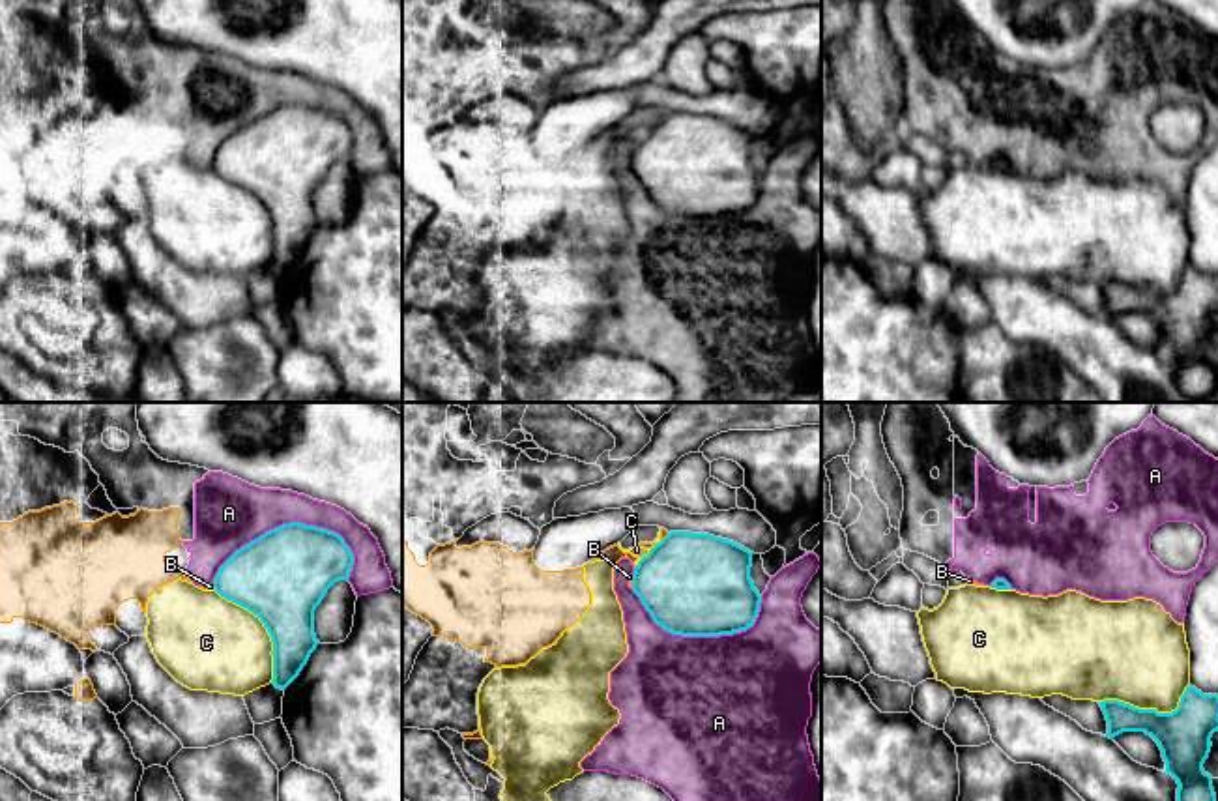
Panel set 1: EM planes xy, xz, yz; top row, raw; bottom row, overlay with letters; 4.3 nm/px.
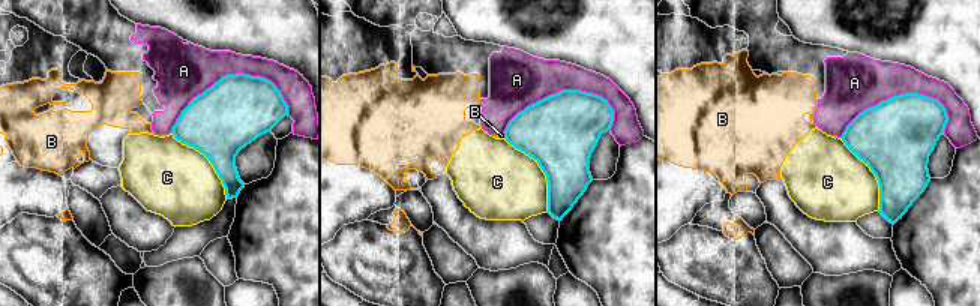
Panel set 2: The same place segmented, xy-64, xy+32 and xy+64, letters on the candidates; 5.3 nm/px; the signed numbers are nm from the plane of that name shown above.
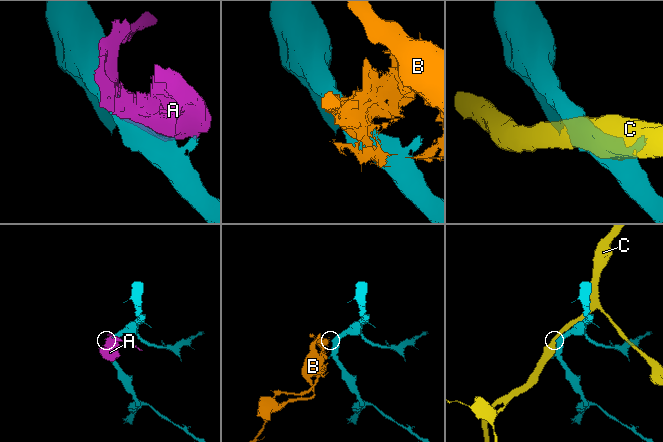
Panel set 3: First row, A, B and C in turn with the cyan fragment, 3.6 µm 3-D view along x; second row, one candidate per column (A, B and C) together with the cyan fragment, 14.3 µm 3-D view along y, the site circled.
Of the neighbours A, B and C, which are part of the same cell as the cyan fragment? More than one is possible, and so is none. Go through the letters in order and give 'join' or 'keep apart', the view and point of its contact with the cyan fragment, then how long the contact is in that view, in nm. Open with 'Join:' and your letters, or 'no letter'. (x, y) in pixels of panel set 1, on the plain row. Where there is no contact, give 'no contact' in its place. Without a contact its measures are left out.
Join: no letter
A: keep apart | xy (283, 105) | 650 nm
B: keep apart | xz (633, 163) | 50 nm
C: keep apart | xy (264, 206) | 480 nm

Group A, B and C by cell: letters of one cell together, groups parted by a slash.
A / B / C

